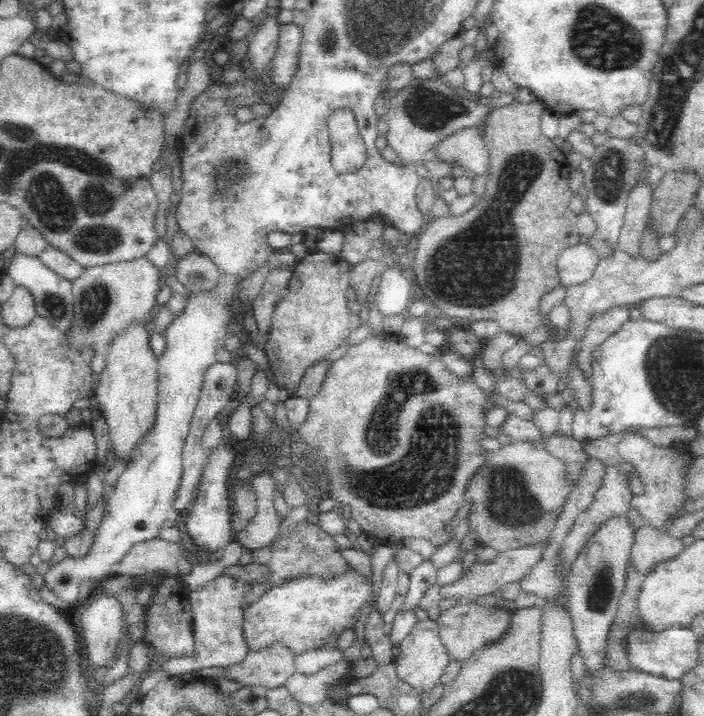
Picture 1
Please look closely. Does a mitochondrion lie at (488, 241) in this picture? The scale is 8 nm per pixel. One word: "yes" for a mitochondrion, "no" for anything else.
yes

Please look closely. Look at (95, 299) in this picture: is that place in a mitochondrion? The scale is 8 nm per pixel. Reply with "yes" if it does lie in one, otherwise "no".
yes

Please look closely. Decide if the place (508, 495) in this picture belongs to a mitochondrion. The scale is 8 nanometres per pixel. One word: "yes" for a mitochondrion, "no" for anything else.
yes

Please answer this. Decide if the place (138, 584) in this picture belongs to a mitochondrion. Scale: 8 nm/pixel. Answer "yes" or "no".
no

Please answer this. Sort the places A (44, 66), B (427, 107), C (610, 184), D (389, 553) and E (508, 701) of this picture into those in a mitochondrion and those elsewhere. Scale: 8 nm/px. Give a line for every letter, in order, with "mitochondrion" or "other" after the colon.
A: other
B: mitochondrion
C: mitochondrion
D: other
E: mitochondrion

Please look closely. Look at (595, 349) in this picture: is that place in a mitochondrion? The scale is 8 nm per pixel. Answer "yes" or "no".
no

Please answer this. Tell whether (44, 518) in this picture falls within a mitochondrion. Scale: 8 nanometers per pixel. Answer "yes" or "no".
no

